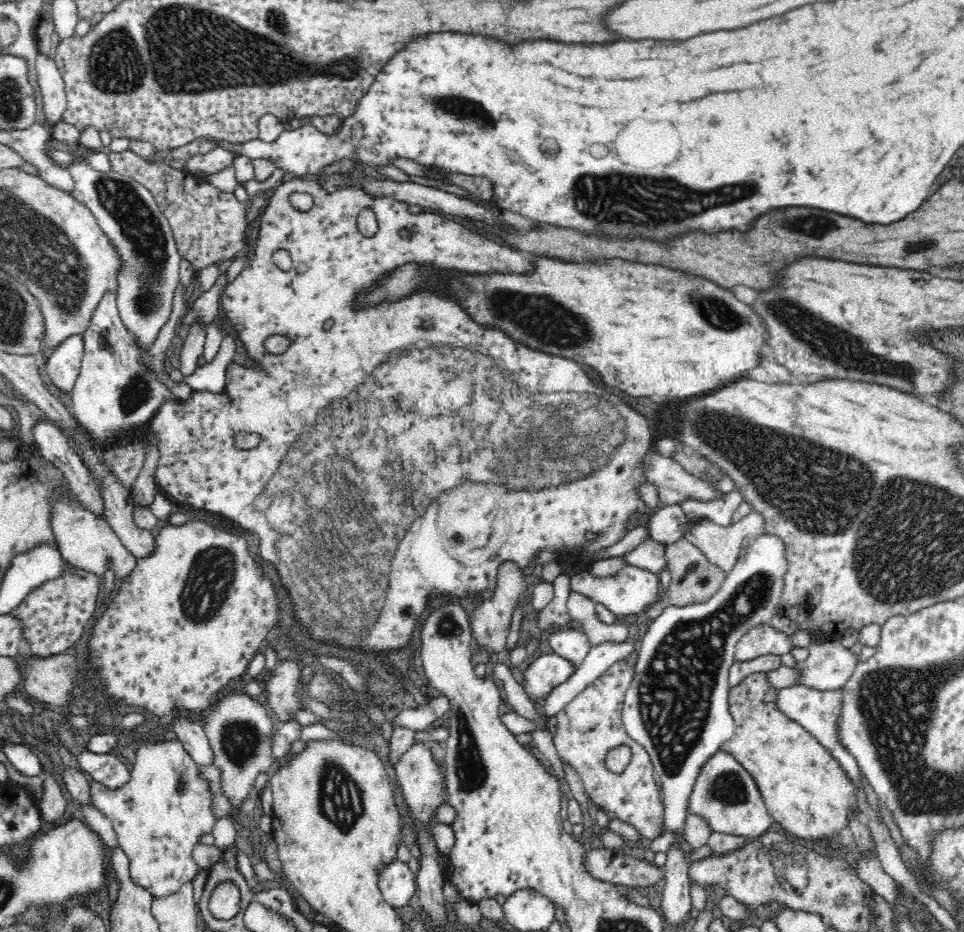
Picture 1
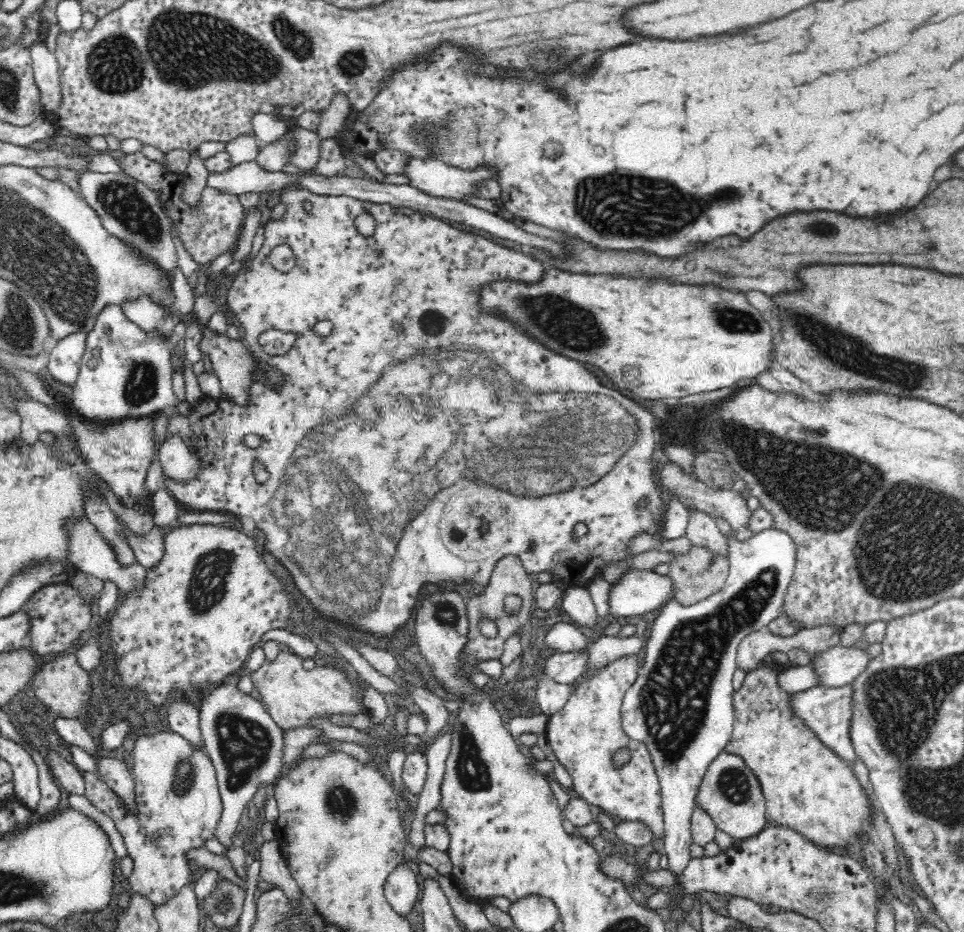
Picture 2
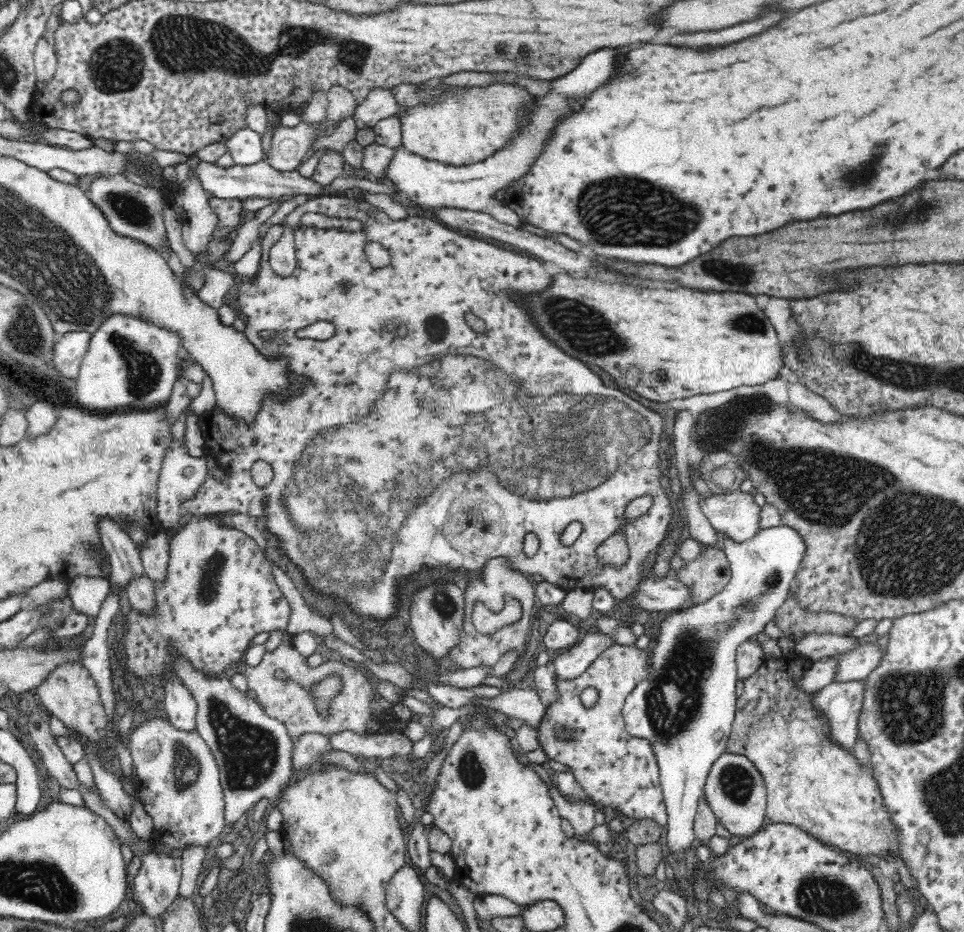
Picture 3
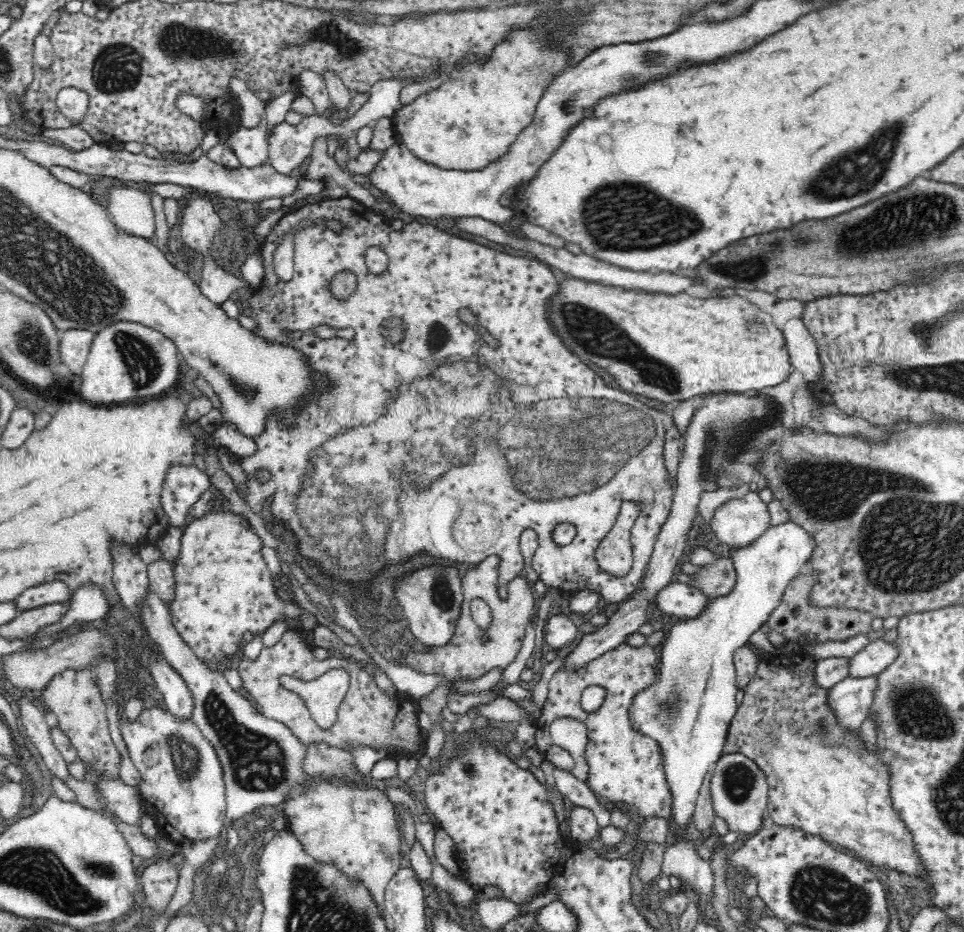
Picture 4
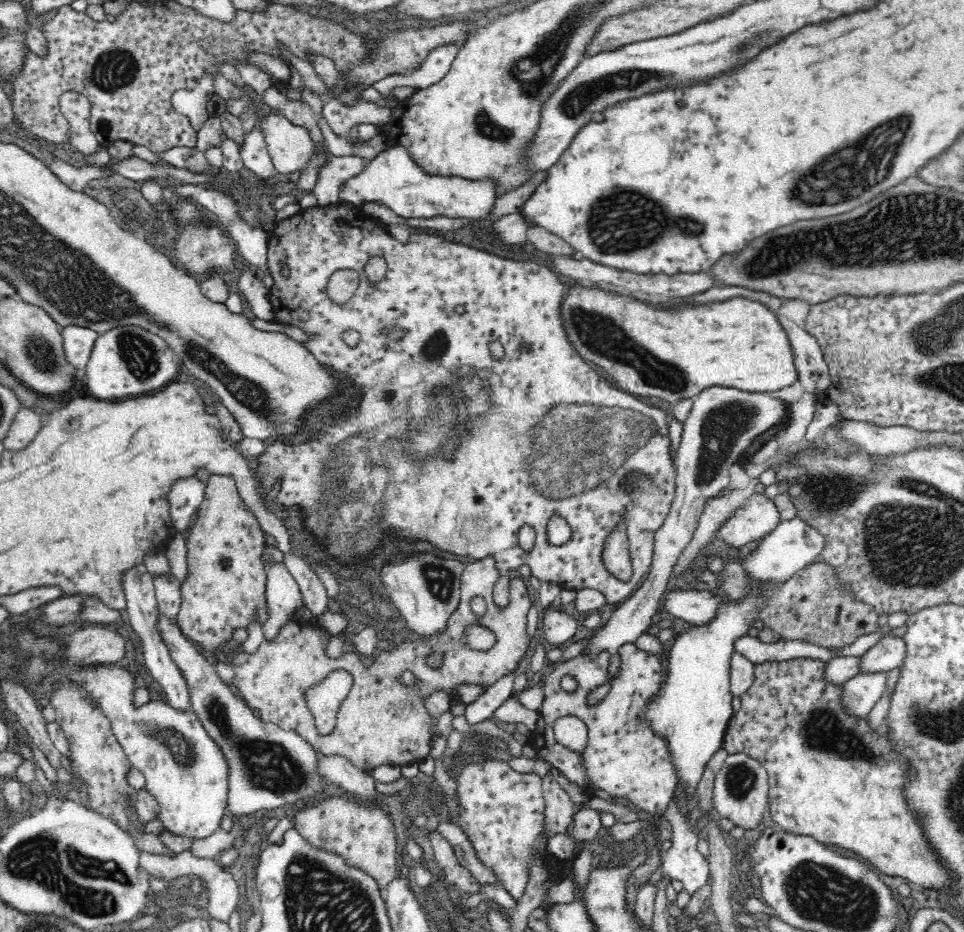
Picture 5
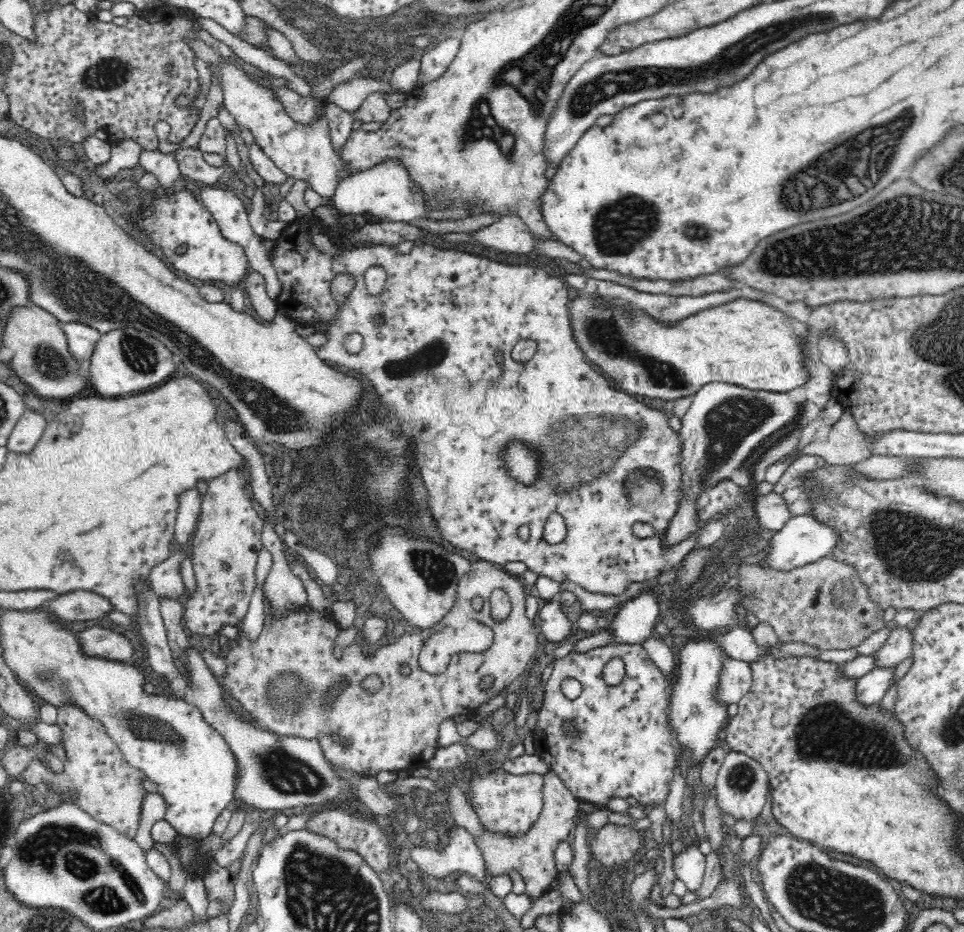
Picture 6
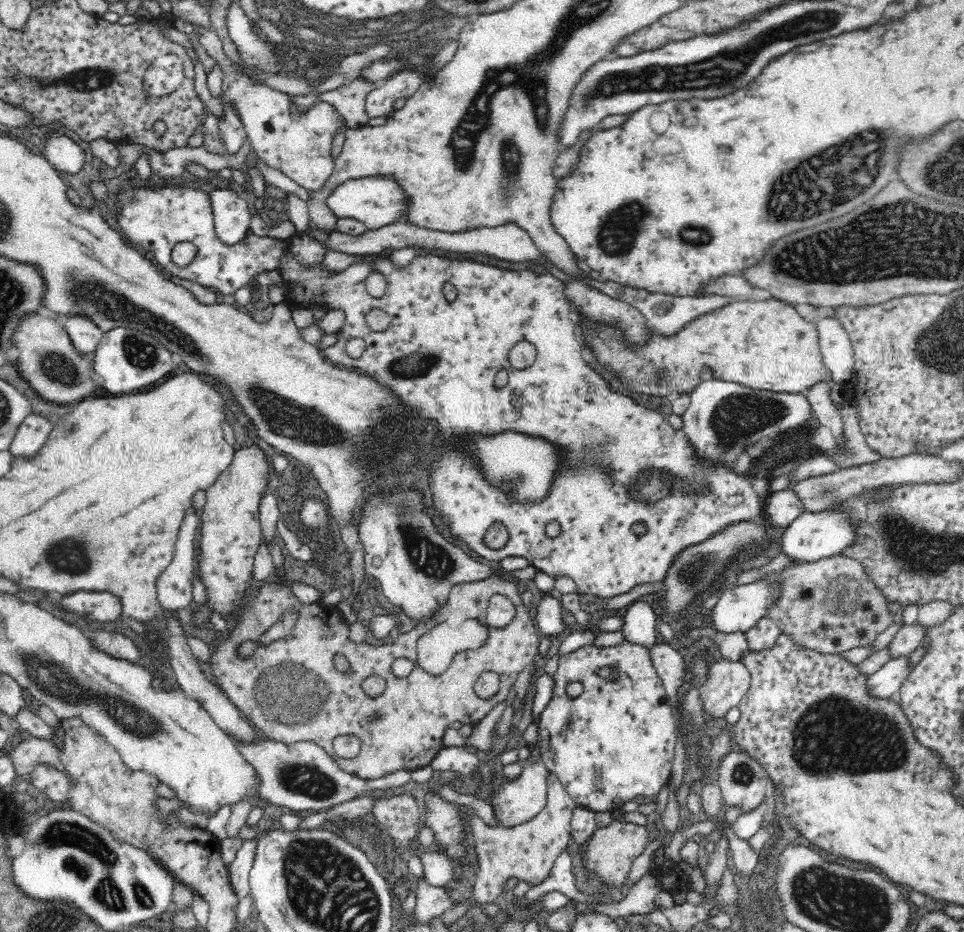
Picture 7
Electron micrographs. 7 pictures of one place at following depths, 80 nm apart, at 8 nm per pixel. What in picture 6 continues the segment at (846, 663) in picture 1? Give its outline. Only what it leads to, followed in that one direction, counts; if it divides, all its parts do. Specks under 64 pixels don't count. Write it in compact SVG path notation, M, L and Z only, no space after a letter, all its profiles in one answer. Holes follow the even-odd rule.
M898 626L891 634L886 644L878 650L877 668L890 668L912 656L914 650L914 631Z

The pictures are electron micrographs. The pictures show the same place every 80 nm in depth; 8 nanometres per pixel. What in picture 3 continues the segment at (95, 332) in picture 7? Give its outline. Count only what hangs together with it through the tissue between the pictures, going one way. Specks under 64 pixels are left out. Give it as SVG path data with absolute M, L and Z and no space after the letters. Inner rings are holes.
M68 331L62 335L54 346L53 361L58 369L57 376L76 380L91 338L92 333L86 331Z

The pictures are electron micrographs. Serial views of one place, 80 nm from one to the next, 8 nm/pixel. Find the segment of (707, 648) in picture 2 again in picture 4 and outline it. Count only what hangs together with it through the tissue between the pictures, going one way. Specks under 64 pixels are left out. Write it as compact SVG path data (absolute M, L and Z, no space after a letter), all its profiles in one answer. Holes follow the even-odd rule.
M786 521L772 525L760 538L744 546L734 548L727 546L726 555L732 558L736 567L736 586L730 594L719 596L710 602L708 610L694 620L679 619L670 626L664 644L662 645L662 666L659 667L660 682L647 689L635 698L634 705L630 707L633 727L643 734L648 734L658 742L662 742L664 753L664 769L670 779L673 793L673 806L670 821L675 824L677 834L686 834L686 829L695 810L699 790L704 776L711 764L723 753L730 722L737 711L736 669L734 669L734 654L738 648L749 640L750 635L760 629L767 622L768 615L779 605L783 590L791 580L806 567L816 550L816 539L810 531L804 529L800 523Z

